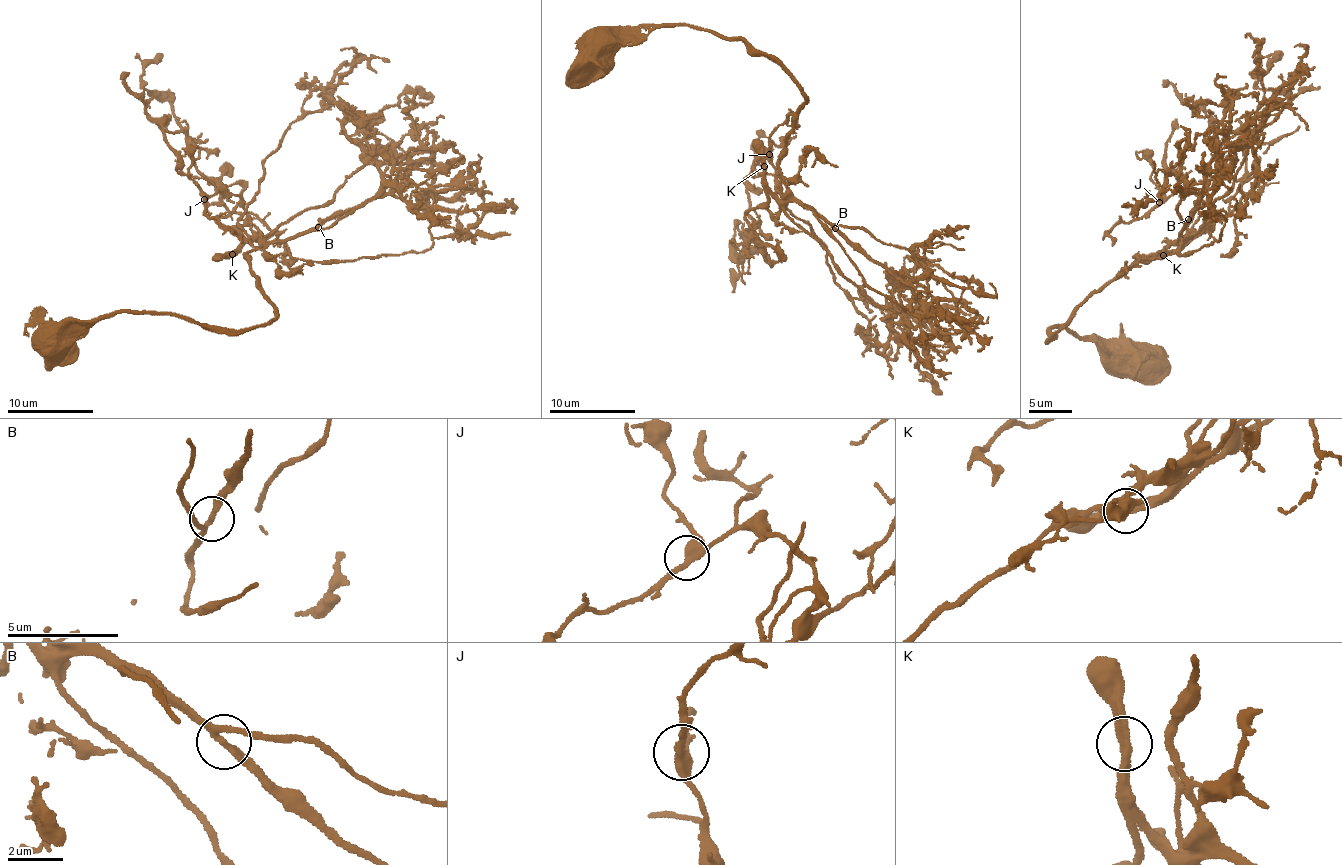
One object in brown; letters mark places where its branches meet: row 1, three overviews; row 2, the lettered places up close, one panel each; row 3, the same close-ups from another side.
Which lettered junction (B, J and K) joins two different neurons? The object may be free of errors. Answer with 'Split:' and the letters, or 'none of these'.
Split: none of these

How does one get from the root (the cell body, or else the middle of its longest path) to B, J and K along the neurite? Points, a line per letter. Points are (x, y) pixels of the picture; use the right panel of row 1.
B: (1122, 353), (1106, 351), (1066, 327), (1048, 327), (1050, 338), (1080, 302), (1139, 261), (1175, 245), (1188, 219)
J: (1122, 353), (1048, 327), (1050, 338), (1080, 302), (1185, 237), (1195, 193), (1176, 190), (1159, 202)
K: (1122, 353), (1106, 351), (1066, 327), (1048, 327), (1050, 338), (1080, 302), (1139, 261), (1186, 237), (1163, 255)

